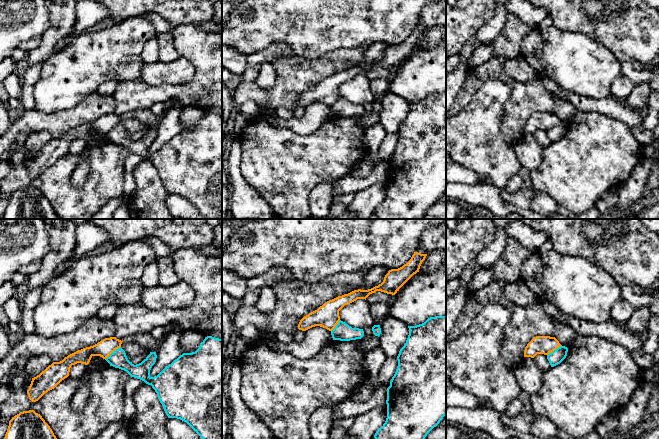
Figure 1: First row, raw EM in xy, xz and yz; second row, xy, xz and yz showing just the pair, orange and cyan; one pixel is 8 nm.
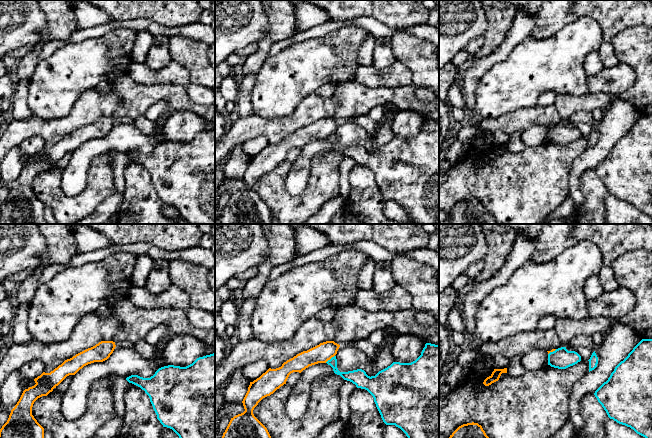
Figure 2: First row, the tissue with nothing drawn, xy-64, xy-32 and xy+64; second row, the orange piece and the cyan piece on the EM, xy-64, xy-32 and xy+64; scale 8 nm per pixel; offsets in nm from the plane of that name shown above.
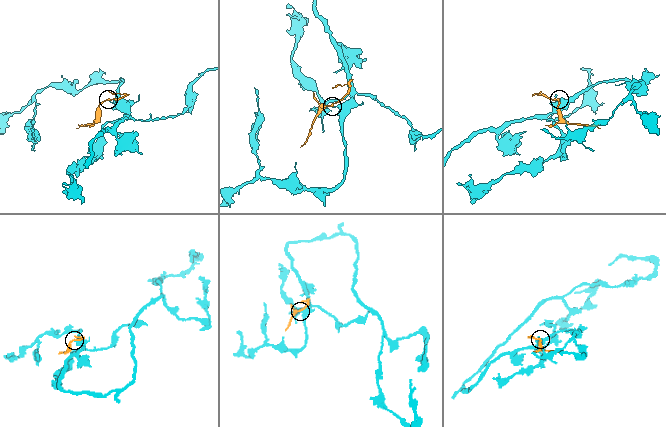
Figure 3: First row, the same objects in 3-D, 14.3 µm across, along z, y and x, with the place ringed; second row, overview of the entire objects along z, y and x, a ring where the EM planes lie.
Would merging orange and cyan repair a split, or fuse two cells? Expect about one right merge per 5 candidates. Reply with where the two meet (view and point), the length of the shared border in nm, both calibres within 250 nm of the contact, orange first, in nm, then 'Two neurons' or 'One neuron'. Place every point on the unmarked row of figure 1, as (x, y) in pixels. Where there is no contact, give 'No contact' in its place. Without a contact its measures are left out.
Touches orange at xy (112, 127). Shared border 170 nm. Thickness 140 nm (orange) against 140 nm. Two neurons

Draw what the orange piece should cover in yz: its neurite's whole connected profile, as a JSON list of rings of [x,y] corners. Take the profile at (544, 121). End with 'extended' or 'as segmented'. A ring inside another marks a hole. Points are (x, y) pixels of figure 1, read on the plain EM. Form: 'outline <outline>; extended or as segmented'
outline [[[536,112],[525,123],[524,133],[534,134],[537,130],[548,131],[560,122],[555,113]]]; as segmented

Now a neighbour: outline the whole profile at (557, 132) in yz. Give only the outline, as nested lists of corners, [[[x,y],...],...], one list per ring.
[[[560,122],[553,128],[549,129],[547,131],[547,135],[551,141],[551,143],[554,143],[558,140],[560,140],[567,132],[568,124],[565,122]]]

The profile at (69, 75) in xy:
[[[144,15],[125,19],[105,30],[77,36],[43,63],[33,89],[35,109],[45,113],[70,110],[106,81],[120,83],[142,79],[143,47],[149,39],[157,36],[154,25]]]

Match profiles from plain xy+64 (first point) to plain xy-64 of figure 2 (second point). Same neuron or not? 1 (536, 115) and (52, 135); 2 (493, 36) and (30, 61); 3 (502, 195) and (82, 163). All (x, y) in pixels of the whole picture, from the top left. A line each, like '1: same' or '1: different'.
1: same
2: same
3: different

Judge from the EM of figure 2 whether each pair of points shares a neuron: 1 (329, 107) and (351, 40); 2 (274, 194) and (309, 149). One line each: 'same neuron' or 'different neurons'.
1: different neurons
2: different neurons

